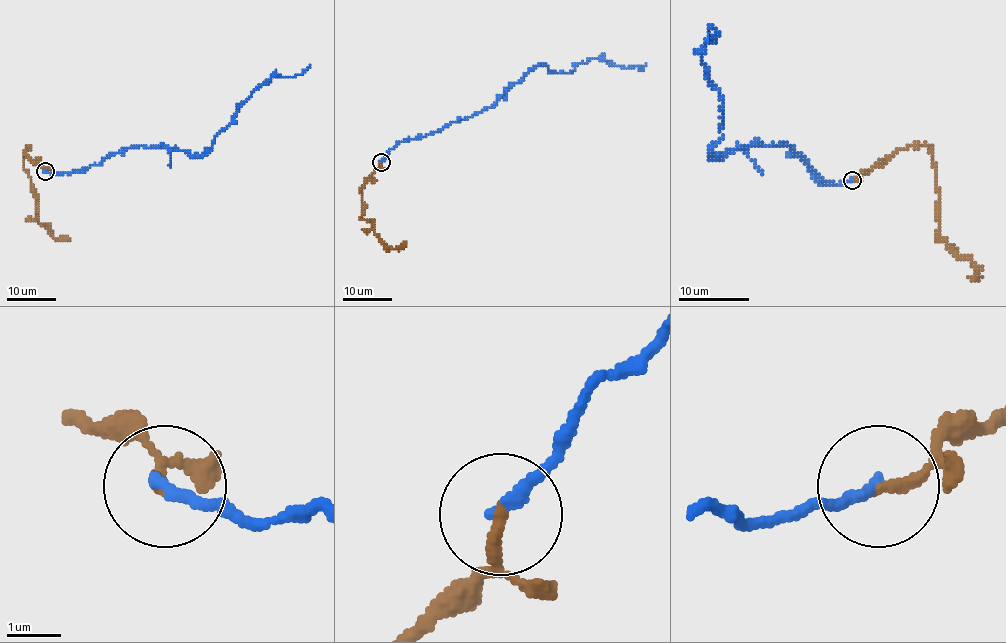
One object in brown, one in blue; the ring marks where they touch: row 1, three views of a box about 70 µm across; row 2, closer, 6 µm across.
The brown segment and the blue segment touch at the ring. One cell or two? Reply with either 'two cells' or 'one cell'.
one cell

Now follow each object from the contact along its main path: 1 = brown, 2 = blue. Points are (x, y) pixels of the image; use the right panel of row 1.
1: (851, 180), (898, 150), (926, 145), (939, 191), (939, 235), (978, 273), (978, 278), (969, 276)
2: (851, 180), (821, 182), (780, 143), (711, 157), (723, 105), (702, 59), (715, 41), (709, 24)

